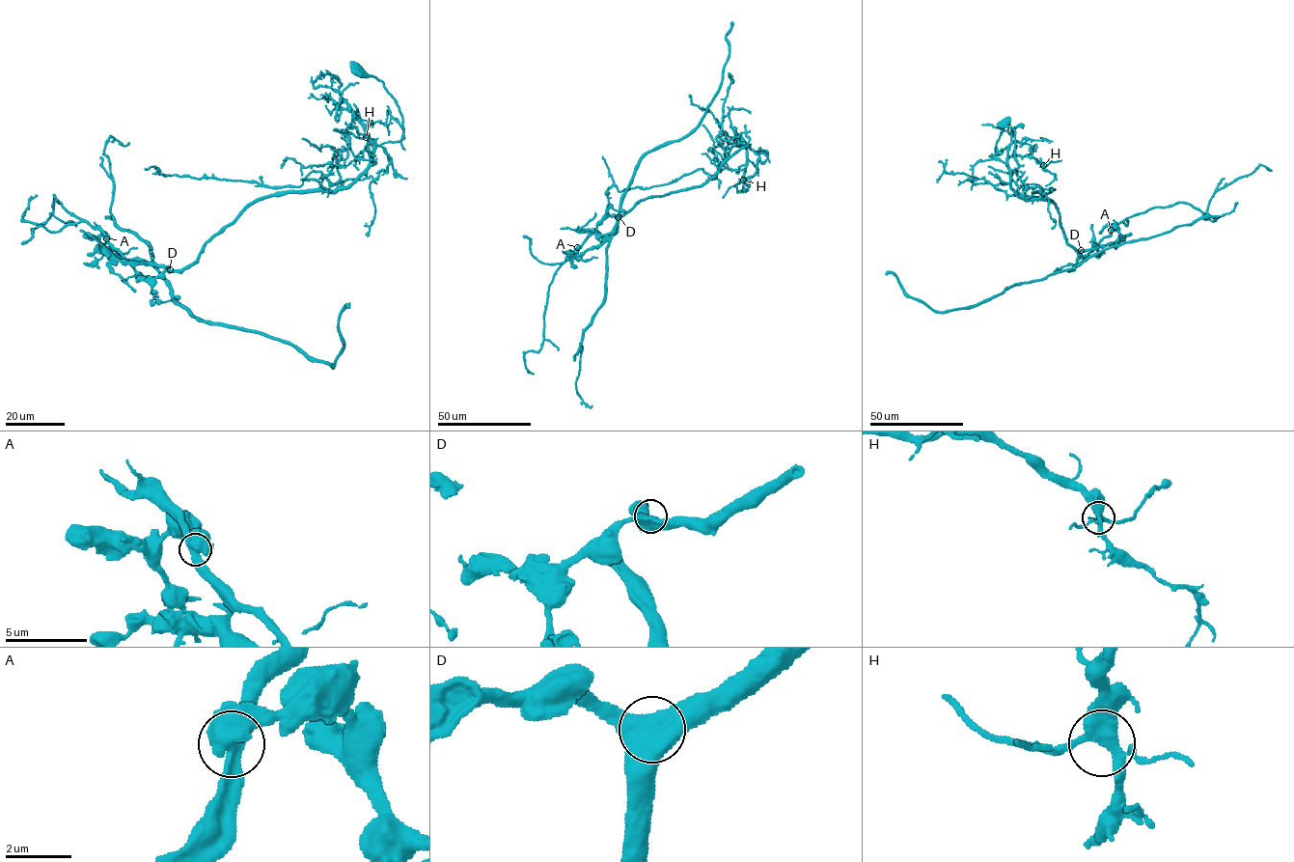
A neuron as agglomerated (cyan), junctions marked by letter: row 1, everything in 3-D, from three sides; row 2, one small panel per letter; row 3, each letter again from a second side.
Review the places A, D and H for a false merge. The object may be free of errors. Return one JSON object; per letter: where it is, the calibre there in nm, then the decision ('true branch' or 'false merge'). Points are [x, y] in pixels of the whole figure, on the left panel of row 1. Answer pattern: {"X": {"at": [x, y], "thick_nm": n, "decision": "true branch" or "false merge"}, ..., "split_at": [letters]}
{"A": {"at": [106, 238], "thick_nm": 550, "decision": "false merge"}, "D": {"at": [170, 269], "thick_nm": 550, "decision": "true branch"}, "H": {"at": [366, 137], "thick_nm": 380, "decision": "true branch"}, "split_at": ["A"]}

